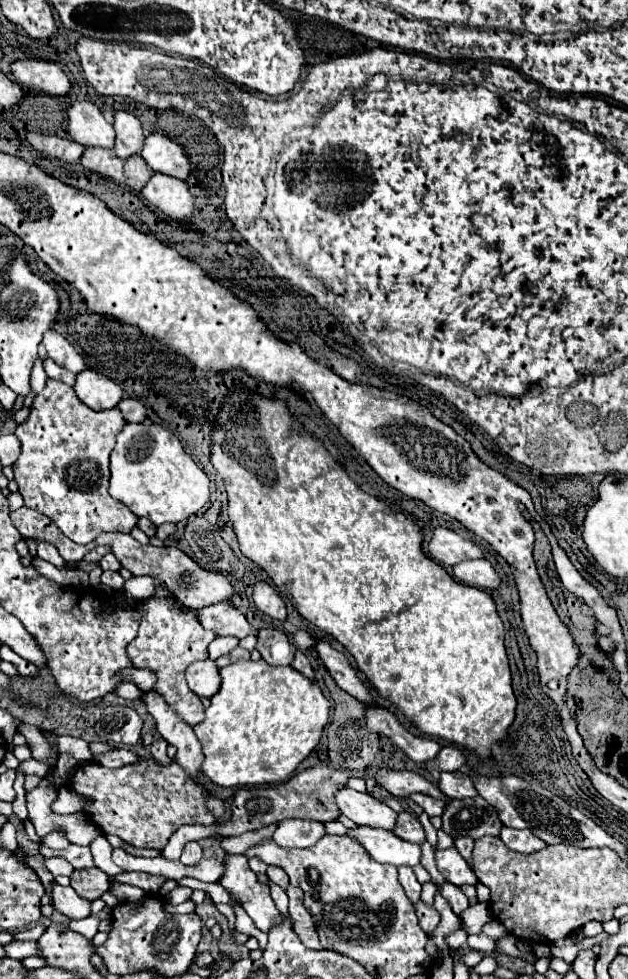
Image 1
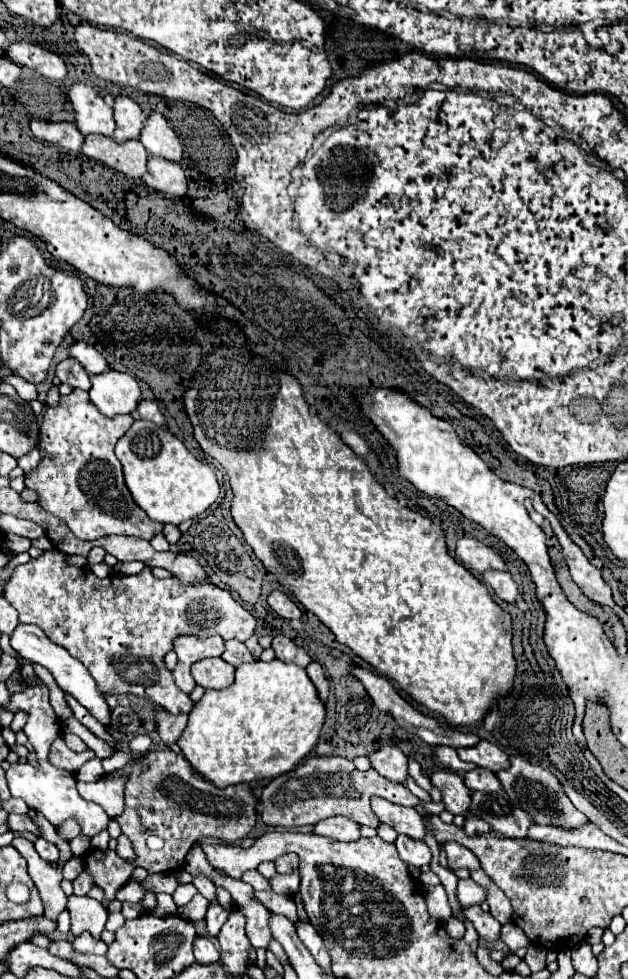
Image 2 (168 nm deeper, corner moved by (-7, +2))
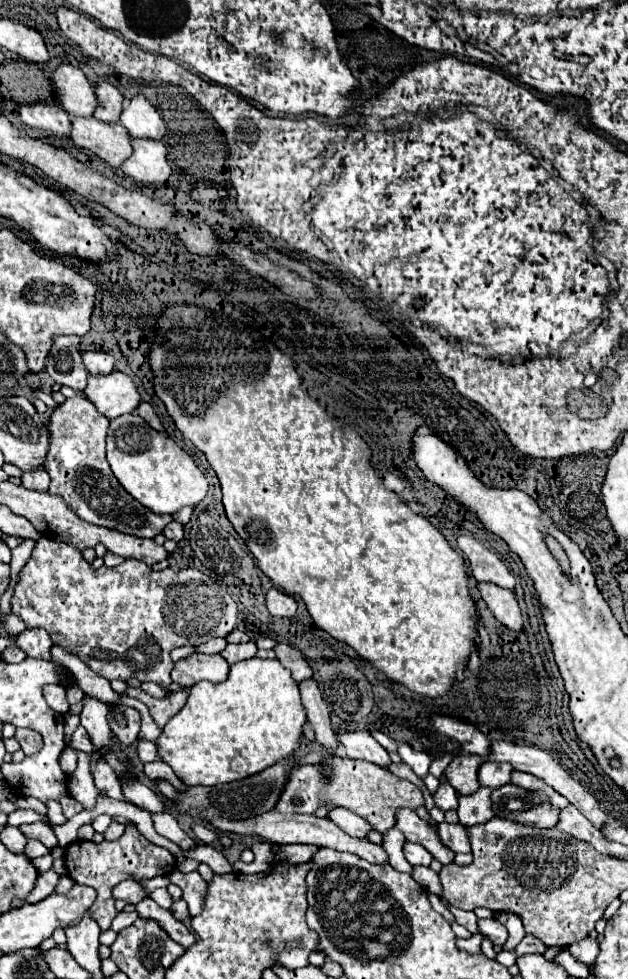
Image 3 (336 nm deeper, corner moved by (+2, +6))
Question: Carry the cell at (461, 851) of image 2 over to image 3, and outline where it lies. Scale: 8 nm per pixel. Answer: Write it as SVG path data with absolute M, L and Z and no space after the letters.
M439 824L437 826L437 834L441 838L441 842L455 854L471 854L471 846L465 834L465 826L463 824Z

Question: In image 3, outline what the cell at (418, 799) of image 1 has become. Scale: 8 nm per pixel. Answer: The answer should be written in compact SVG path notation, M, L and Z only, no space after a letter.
M477 754L455 756L451 760L451 764L445 768L443 776L457 790L457 794L471 796L471 794L475 794L479 790L479 784L477 784L479 764L481 764L481 760L477 760Z

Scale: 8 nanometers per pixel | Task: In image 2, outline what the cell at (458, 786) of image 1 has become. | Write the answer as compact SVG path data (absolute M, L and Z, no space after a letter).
M474 768L464 776L464 782L470 790L484 790L484 792L496 792L502 788L496 772L488 768Z

